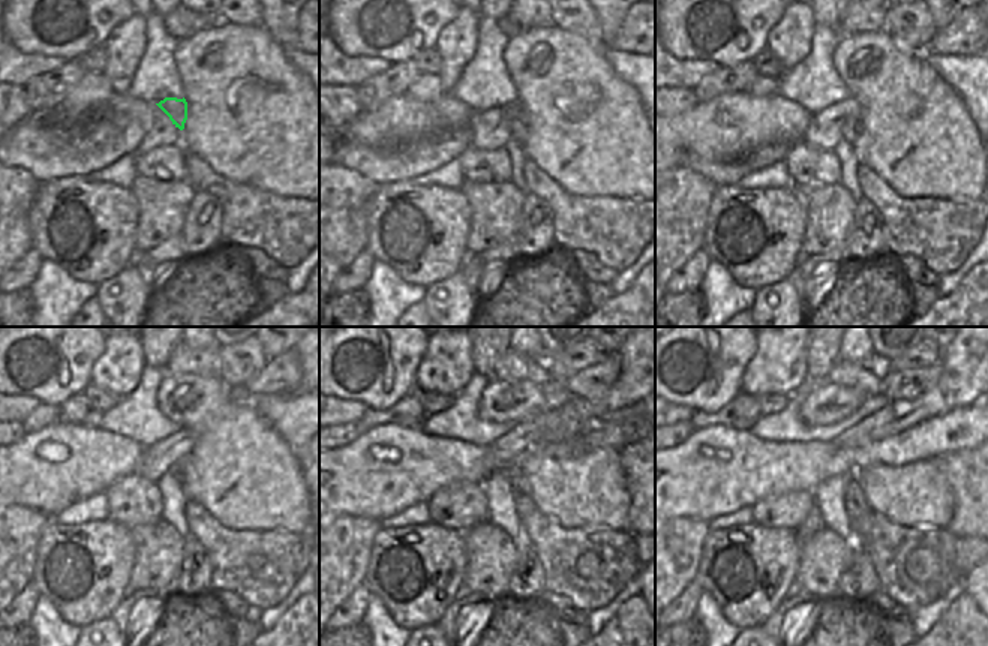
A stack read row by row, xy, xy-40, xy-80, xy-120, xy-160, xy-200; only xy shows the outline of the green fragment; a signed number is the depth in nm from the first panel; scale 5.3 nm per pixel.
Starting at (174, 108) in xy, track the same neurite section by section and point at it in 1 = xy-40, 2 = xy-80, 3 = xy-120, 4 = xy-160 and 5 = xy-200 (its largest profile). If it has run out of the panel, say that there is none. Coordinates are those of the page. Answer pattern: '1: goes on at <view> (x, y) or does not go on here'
1: goes on at xy-40 (516, 117)
2: goes on at xy-80 (853, 126)
3: goes on at xy-120 (180, 468)
4: goes on at xy-160 (520, 490)
5: goes on at xy-200 (859, 511)

